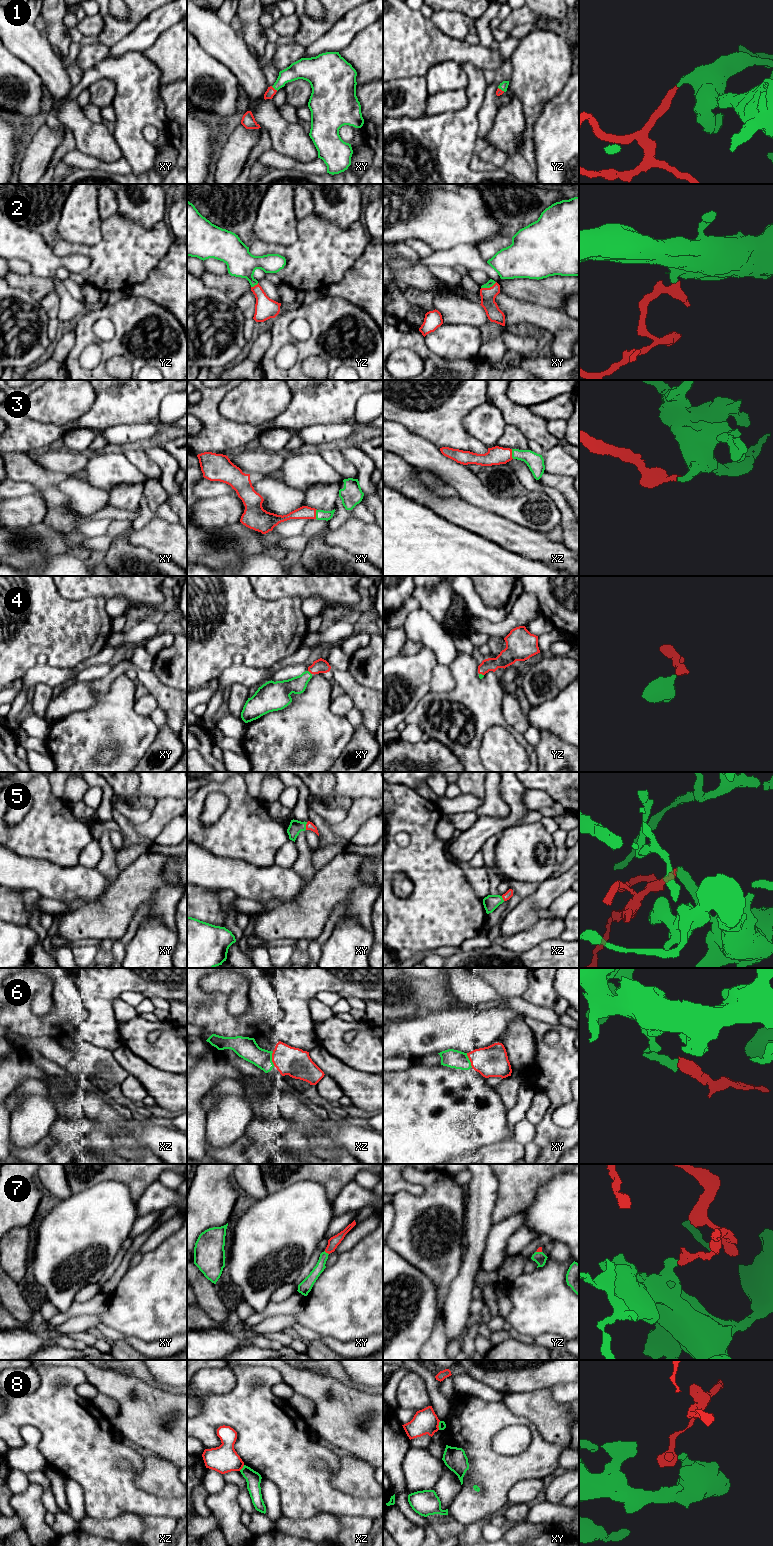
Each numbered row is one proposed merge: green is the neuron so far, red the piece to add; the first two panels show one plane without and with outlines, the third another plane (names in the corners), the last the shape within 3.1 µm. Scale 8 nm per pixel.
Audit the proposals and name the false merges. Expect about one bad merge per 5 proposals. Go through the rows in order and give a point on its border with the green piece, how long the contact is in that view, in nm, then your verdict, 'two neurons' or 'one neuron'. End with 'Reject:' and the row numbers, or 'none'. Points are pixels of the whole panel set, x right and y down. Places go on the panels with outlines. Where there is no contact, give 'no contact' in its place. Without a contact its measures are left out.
1: xy (274, 88) | 70 nm | one neuron
2: xy (488, 287) | 140 nm | one neuron
3: xz (512, 454) | 80 nm | one neuron
4: xy (309, 672) | 50 nm | one neuron
5: xy (305, 826) | 70 nm | one neuron
6: xz (271, 1059) | 110 nm | one neuron
7: xy (325, 1252) | 50 nm | one neuron
8: xz (242, 1468) | 60 nm | two neurons
Reject: 8

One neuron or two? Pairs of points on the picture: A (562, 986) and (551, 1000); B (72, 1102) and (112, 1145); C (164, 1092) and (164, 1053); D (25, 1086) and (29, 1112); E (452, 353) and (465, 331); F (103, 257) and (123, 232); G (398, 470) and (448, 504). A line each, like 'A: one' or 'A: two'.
A: two
B: one
C: two
D: one
E: one
F: one
G: one

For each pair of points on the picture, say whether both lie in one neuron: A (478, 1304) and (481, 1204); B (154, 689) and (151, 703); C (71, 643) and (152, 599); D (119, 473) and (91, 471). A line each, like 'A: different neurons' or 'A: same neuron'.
A: different neurons
B: different neurons
C: different neurons
D: same neuron

